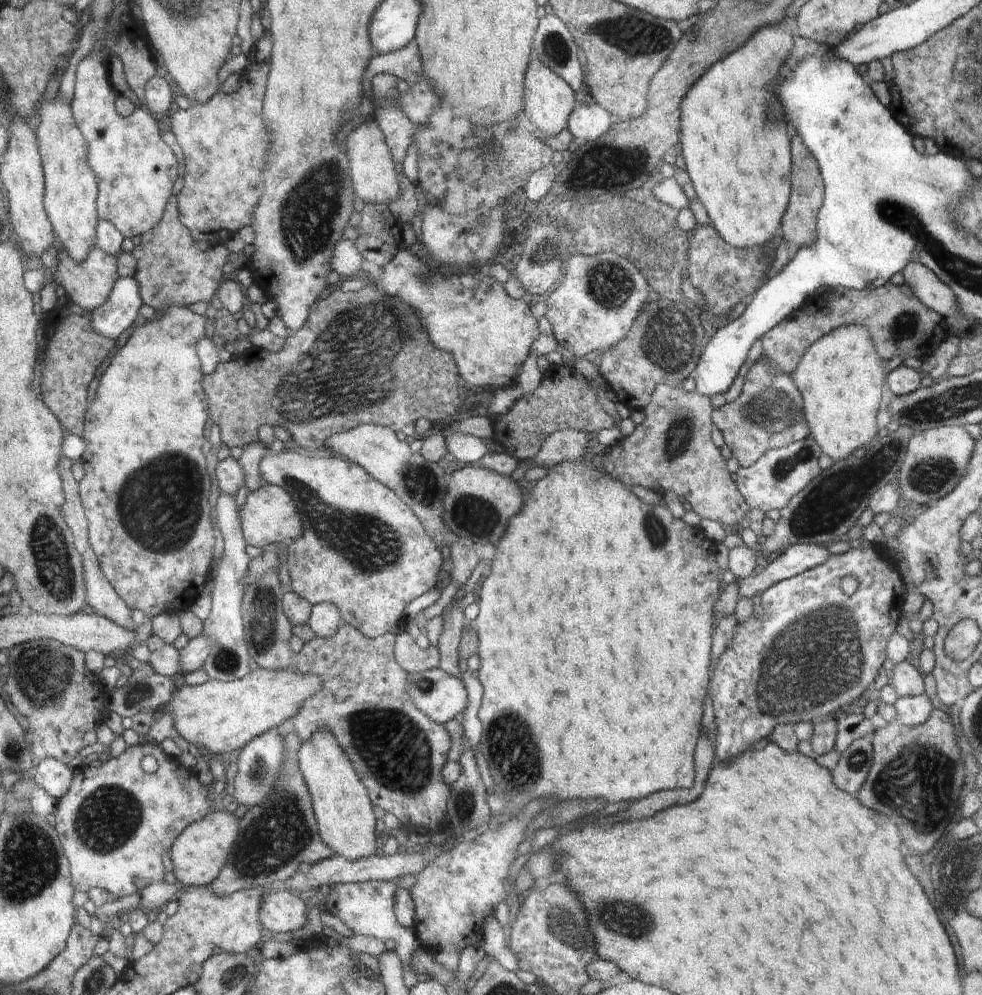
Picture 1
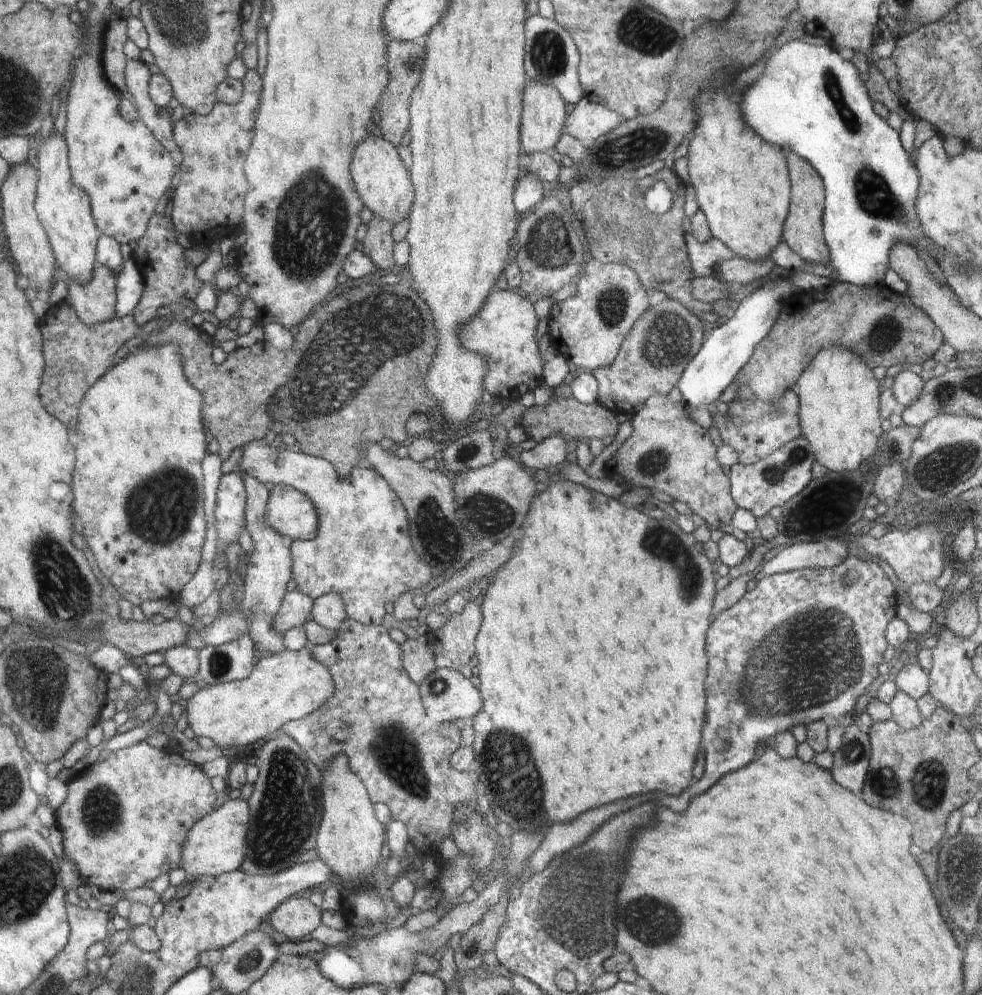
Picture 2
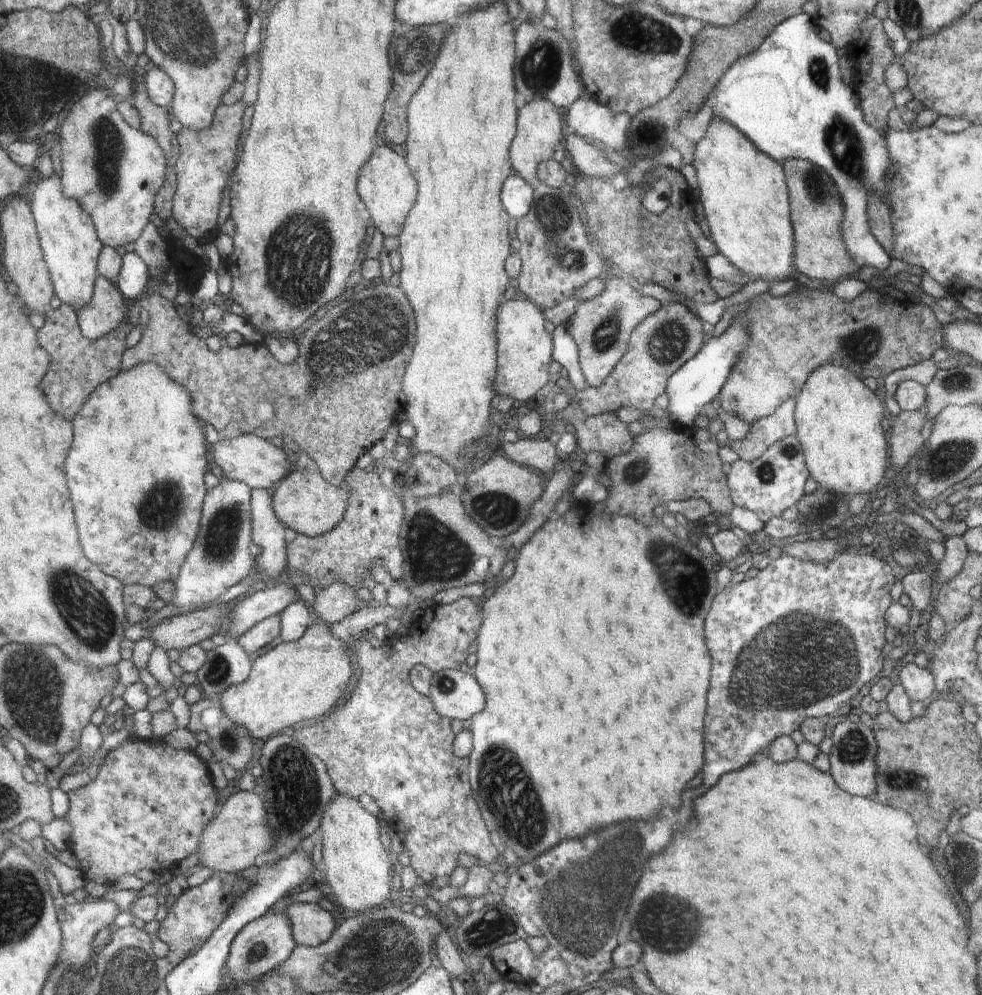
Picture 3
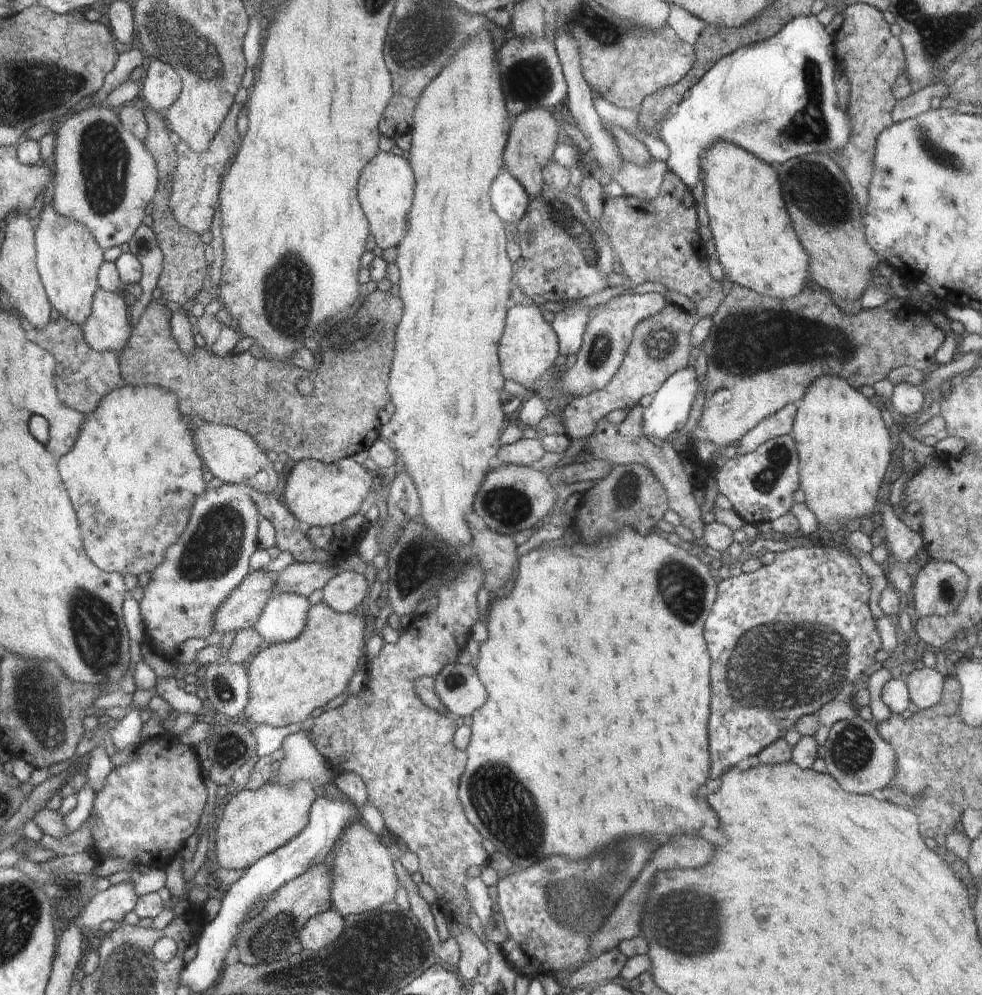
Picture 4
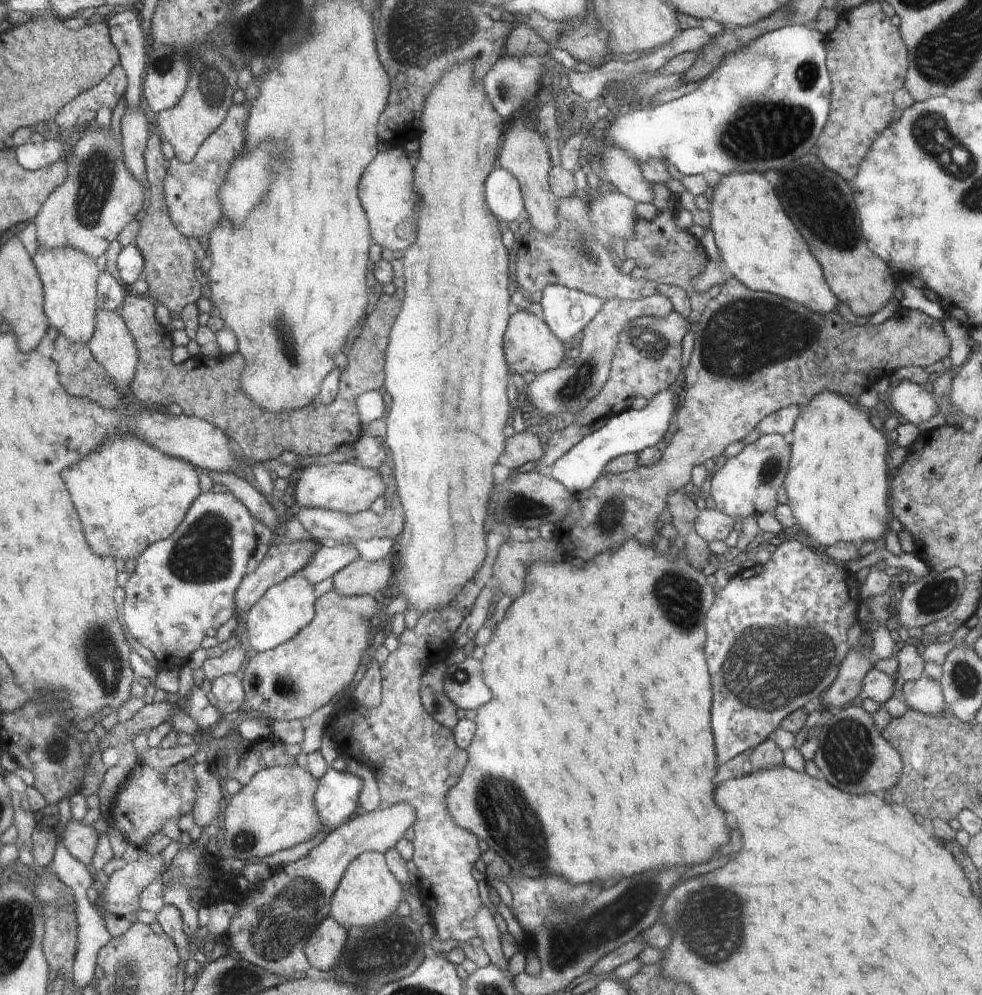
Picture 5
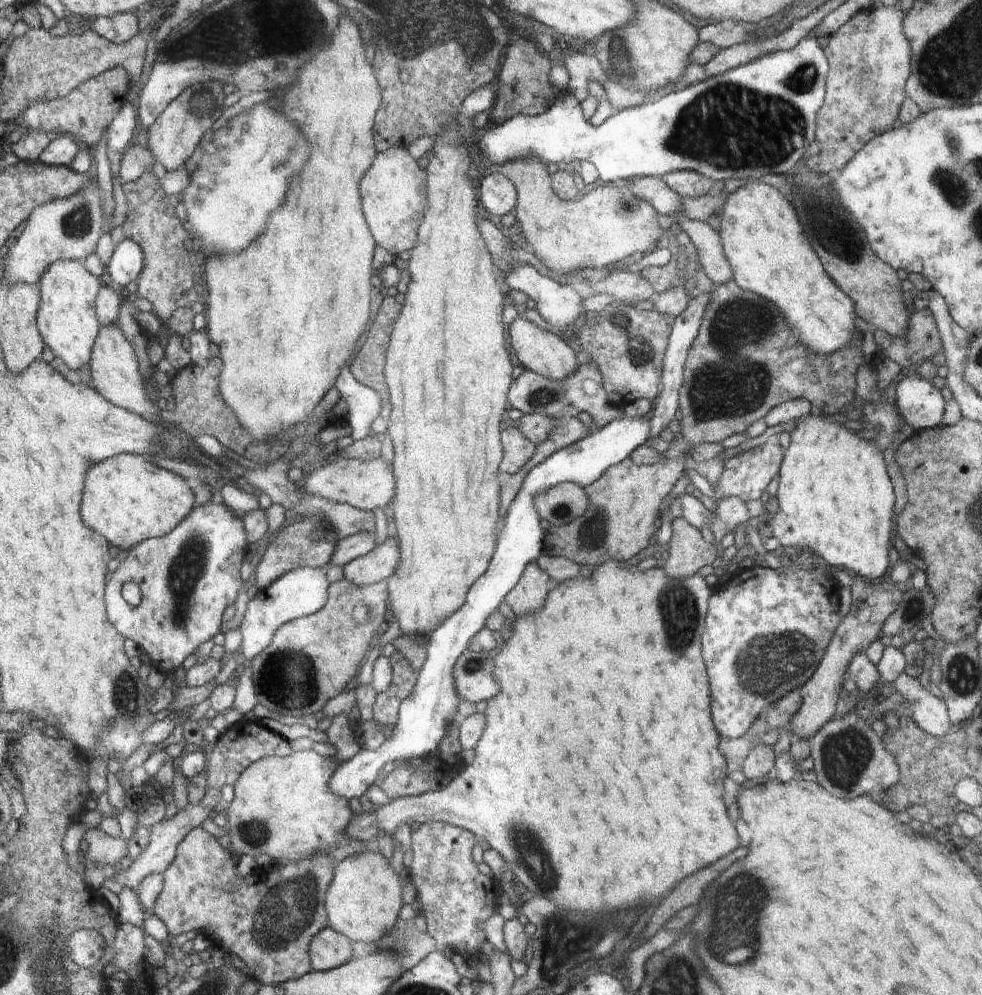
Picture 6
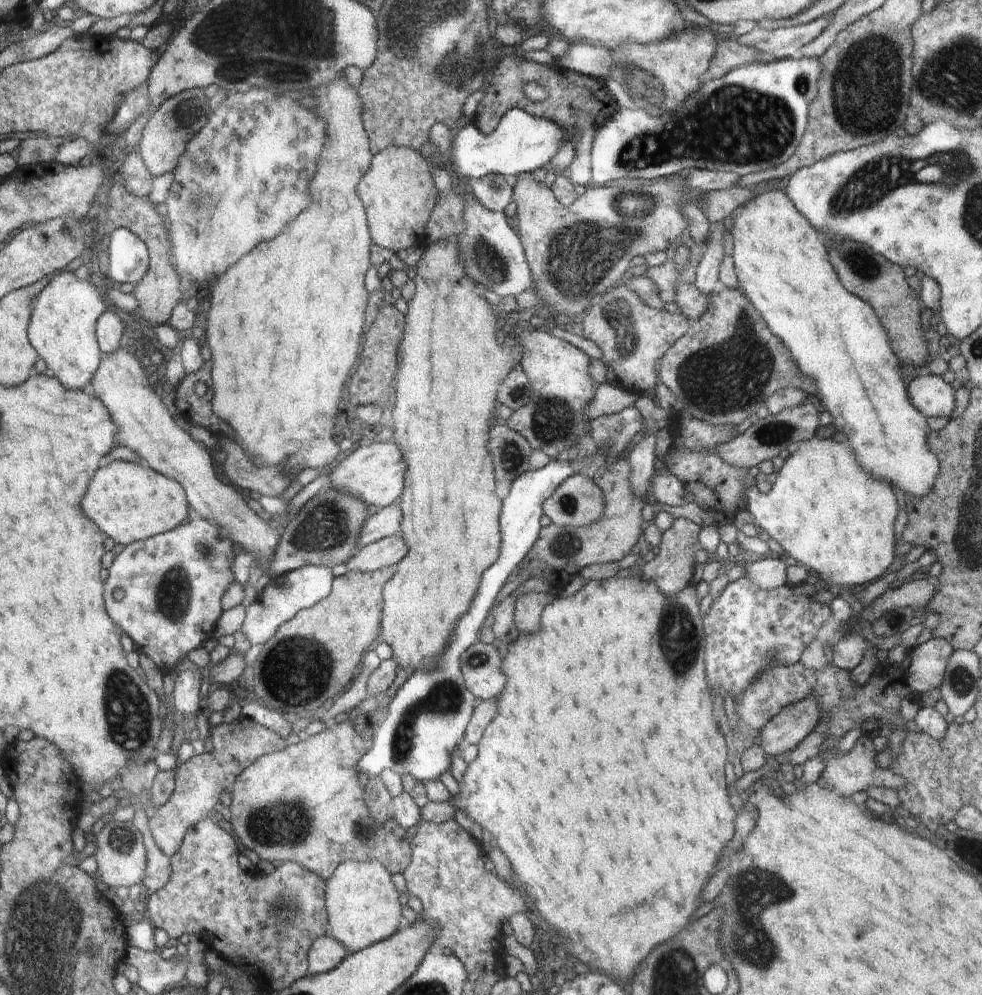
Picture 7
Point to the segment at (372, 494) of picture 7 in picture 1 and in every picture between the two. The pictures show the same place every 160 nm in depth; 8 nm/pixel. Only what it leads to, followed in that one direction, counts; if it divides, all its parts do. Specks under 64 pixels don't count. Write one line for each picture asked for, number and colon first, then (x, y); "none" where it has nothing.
1: (269, 514)
2: (288, 511)
3: (305, 502)
4: (319, 494)
5: (347, 487)
6: (366, 485)

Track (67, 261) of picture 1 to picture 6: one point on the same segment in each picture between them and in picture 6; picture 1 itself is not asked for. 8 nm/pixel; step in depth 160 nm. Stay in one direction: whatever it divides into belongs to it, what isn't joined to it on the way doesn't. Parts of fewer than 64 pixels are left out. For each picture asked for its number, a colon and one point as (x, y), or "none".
2: (95, 302)
3: (109, 309)
4: (109, 328)
5: (113, 345)
6: (114, 371)

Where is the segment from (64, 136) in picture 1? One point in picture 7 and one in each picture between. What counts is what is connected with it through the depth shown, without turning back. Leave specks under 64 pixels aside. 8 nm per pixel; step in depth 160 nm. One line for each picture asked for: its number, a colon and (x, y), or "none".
2: (64, 209)
3: (70, 245)
4: (68, 257)
5: (69, 277)
6: (68, 320)
7: (63, 328)

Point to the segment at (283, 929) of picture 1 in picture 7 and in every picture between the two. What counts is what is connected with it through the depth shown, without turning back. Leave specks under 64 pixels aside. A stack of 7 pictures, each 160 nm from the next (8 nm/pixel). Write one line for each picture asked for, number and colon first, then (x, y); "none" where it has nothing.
2: (296, 918)
3: (312, 925)
4: (323, 929)
5: (325, 949)
6: (328, 950)
7: (327, 953)

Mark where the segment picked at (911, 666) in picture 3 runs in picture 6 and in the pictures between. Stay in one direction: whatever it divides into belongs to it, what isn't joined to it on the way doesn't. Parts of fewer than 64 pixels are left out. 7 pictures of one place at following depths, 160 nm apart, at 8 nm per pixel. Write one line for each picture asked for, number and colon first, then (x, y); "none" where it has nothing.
4: (925, 685)
5: (925, 696)
6: (929, 713)

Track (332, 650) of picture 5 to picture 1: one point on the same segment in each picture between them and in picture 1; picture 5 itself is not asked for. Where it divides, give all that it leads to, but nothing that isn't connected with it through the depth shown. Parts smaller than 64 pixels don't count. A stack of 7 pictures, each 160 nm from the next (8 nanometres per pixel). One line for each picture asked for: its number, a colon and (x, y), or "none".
1: (223, 717)
2: (286, 686)
3: (294, 683)
4: (286, 680)

